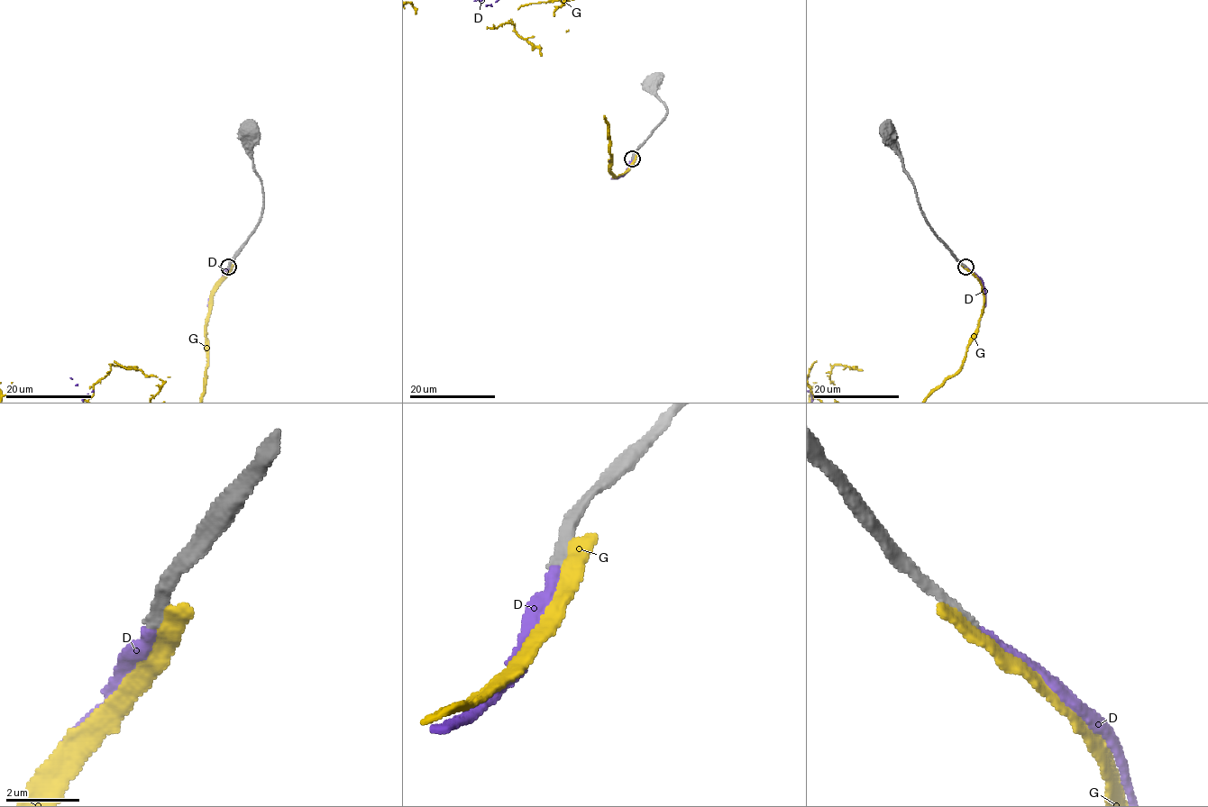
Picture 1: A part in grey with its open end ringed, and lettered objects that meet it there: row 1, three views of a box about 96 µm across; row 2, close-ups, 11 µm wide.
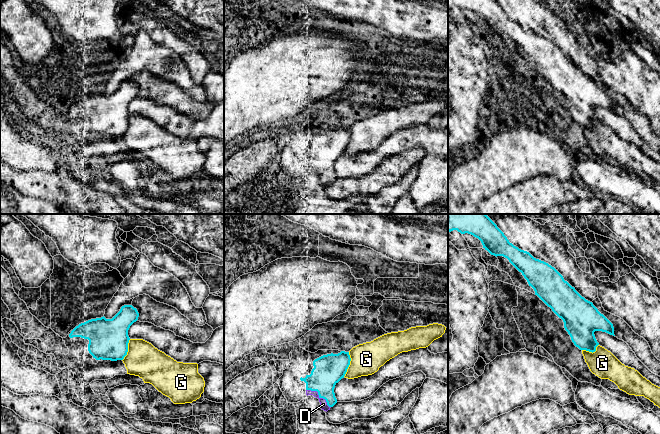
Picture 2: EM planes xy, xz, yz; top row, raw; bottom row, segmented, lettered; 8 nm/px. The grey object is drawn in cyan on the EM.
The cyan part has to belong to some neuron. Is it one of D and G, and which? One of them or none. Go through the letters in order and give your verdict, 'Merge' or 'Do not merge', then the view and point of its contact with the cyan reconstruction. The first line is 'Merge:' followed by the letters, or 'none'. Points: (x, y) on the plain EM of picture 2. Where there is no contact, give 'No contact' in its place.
Merge: D
D: Merge. Touches cyan at xz (318, 170)
G: Do not merge. Touches cyan at xz (349, 140)

